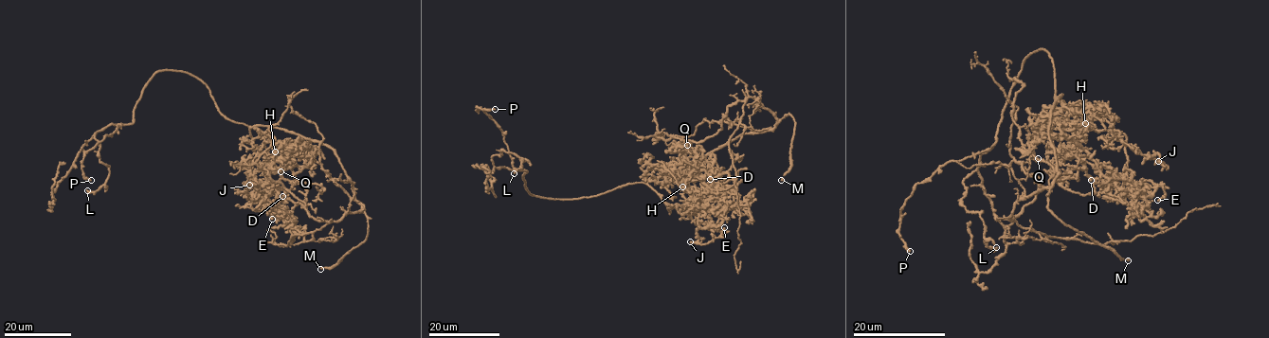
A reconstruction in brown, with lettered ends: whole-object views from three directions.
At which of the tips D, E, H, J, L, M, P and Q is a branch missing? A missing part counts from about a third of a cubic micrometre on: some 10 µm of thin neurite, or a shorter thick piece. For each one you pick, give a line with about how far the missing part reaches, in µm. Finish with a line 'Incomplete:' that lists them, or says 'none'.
H: 9 µm
M: 20 µm
Incomplete: H, M

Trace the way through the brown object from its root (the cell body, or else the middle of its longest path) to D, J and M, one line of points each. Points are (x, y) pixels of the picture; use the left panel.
D: (280, 128), (254, 127), (272, 141), (291, 142), (295, 151), (311, 157), (295, 175), (300, 182), (282, 196)
J: (280, 128), (261, 125), (251, 128), (253, 144), (280, 171), (281, 176), (269, 194), (256, 191), (249, 185)
M: (280, 128), (333, 150), (352, 183), (353, 199), (367, 219), (364, 240), (332, 266), (320, 269)

